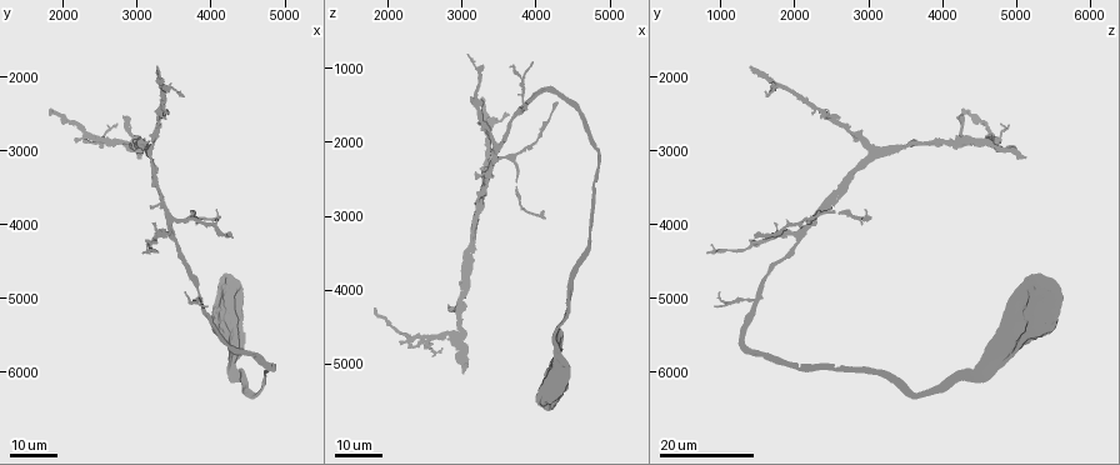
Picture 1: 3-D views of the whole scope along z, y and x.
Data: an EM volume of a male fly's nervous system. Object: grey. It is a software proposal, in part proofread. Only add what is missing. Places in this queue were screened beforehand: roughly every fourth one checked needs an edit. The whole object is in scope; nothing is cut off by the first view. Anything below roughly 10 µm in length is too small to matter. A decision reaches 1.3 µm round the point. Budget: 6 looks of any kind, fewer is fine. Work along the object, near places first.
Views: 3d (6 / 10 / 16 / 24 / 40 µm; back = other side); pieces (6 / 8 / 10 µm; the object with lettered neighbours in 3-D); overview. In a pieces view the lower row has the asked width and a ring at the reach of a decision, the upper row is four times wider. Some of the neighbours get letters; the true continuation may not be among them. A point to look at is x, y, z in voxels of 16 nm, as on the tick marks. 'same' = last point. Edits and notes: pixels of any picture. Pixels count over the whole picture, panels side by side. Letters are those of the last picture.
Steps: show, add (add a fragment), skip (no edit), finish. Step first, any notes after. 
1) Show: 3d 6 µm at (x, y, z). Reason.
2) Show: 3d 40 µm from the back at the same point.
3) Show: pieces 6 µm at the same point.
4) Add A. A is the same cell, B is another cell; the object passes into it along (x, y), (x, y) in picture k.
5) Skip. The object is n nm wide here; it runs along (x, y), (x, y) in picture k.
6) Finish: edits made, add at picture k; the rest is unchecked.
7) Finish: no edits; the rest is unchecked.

Show: 3d 16 µm at (1800, 2550, 4250). Long arm stops here.

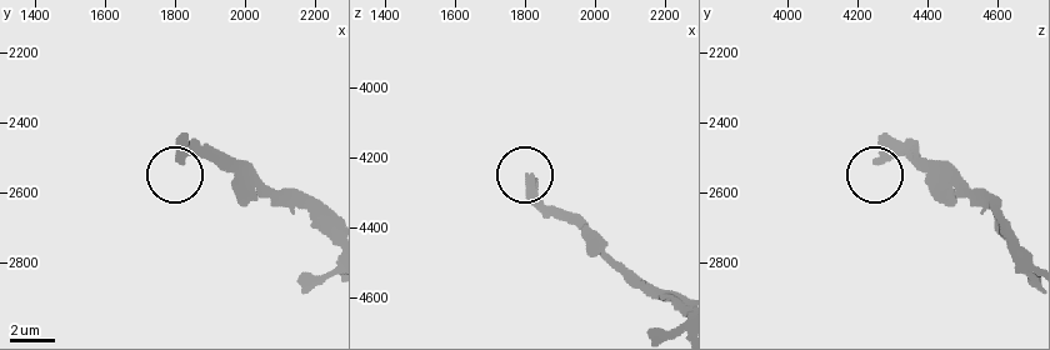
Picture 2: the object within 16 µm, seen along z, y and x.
Show: pieces 6 µm at (1820, 2520, 4270). What lies round it.

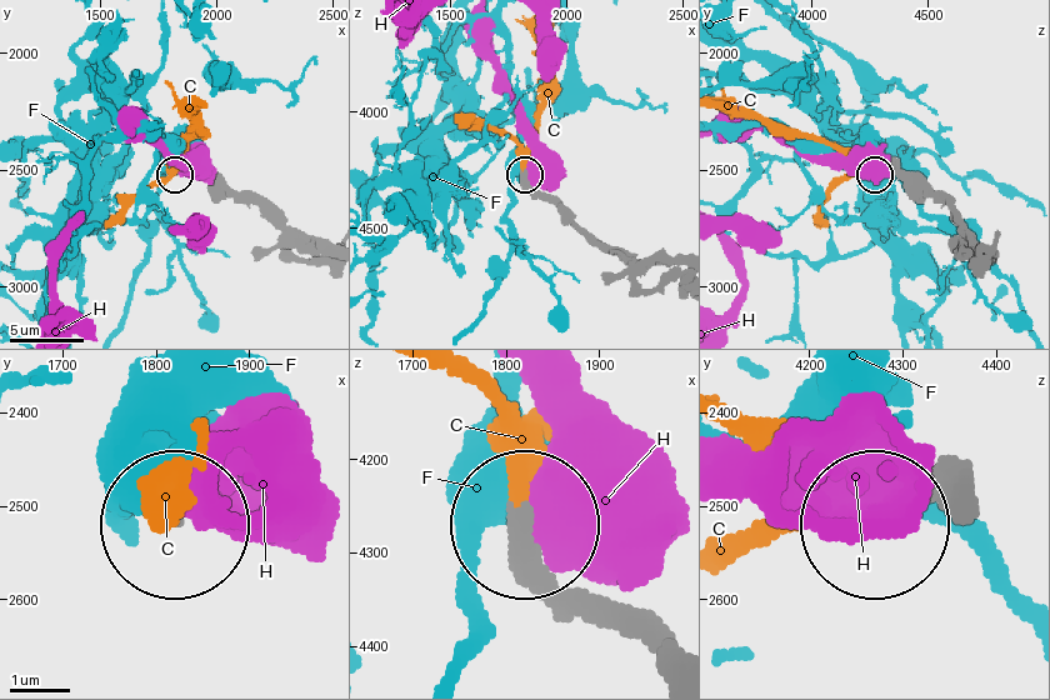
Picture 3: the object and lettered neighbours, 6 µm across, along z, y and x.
Add C. C is the same cell, F and H are other cells; it goes on there.

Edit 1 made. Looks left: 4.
Show: overview.

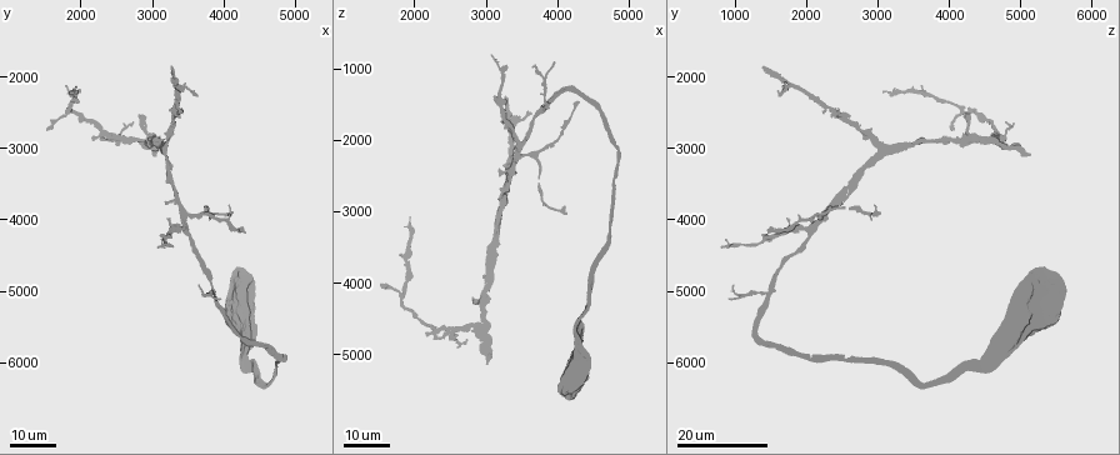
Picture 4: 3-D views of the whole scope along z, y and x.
Show: 3d 16 µm at (3050, 3100, 5100). An open end.

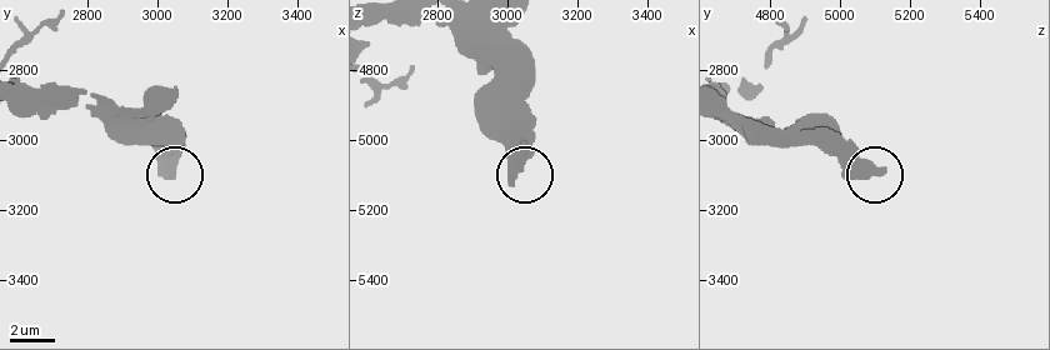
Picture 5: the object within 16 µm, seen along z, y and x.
Show: pieces 8 µm at (3010, 3090, 5120).

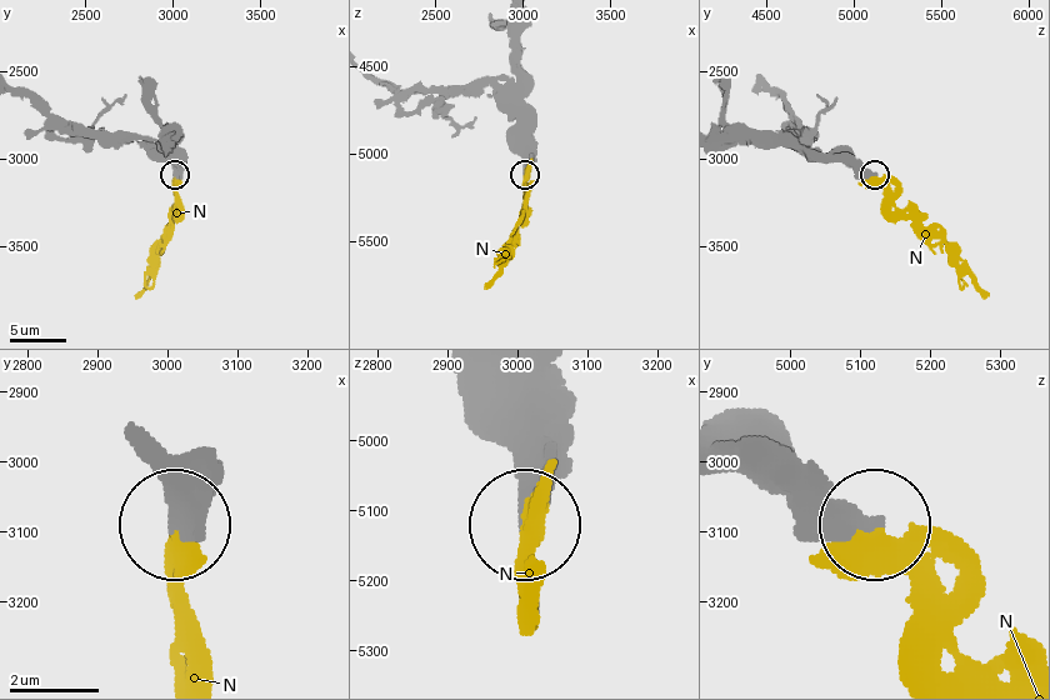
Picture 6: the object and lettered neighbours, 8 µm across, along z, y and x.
Add N. N is the same cell; the object passes into it along (153, 469), (179, 535), (179, 648) in picture 6; it goes on there.

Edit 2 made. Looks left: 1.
Finish: edits made, add at picture 3, add at picture 6; the rest is unchecked.

